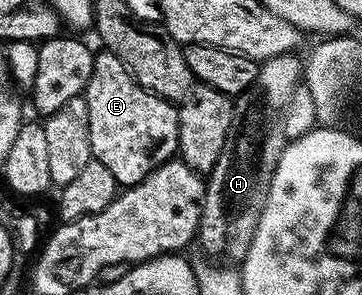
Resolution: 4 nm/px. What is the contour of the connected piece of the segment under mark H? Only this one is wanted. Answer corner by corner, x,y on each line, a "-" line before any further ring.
291,52
266,59
259,65
258,75
250,88
234,98
232,128
228,128
224,152
220,152
220,160
216,160
216,164
205,179
206,192
202,195
202,215
198,221
196,235
197,244
202,245
214,257
211,259
225,260
230,264
241,263
256,236
256,228
260,224
260,216
268,200
272,176
276,172
276,164
284,149
284,139
279,129
280,119
286,111
288,100
292,100
292,92
296,92
304,78
304,62
301,57
298,59
298,56
297,53

